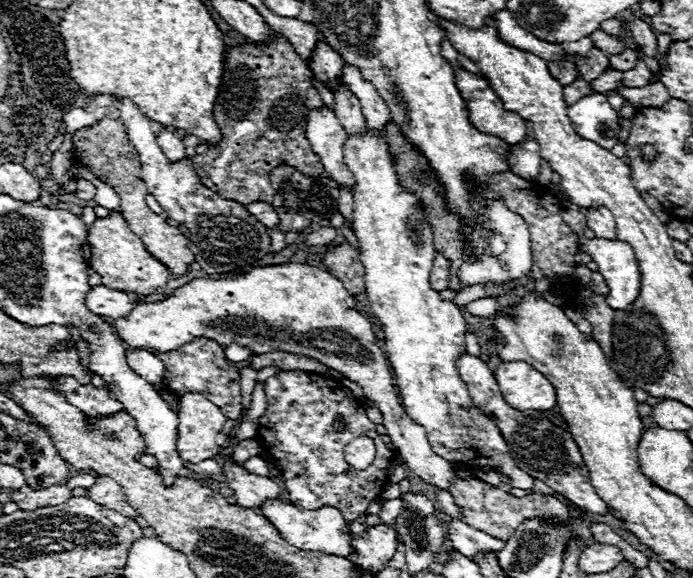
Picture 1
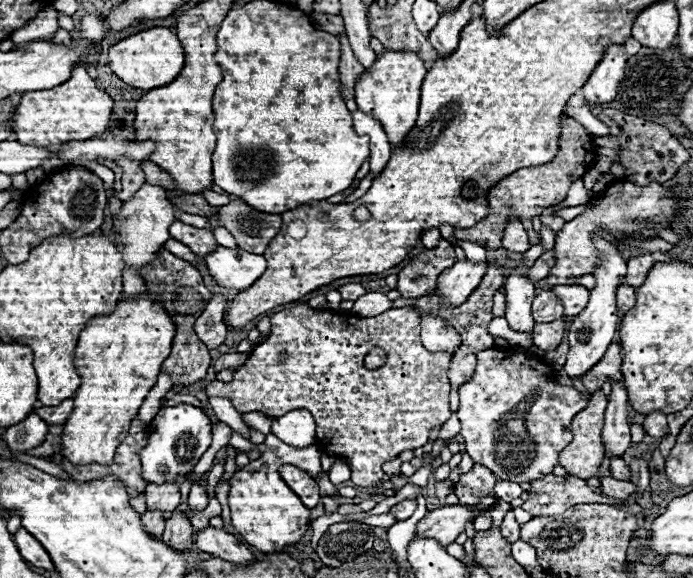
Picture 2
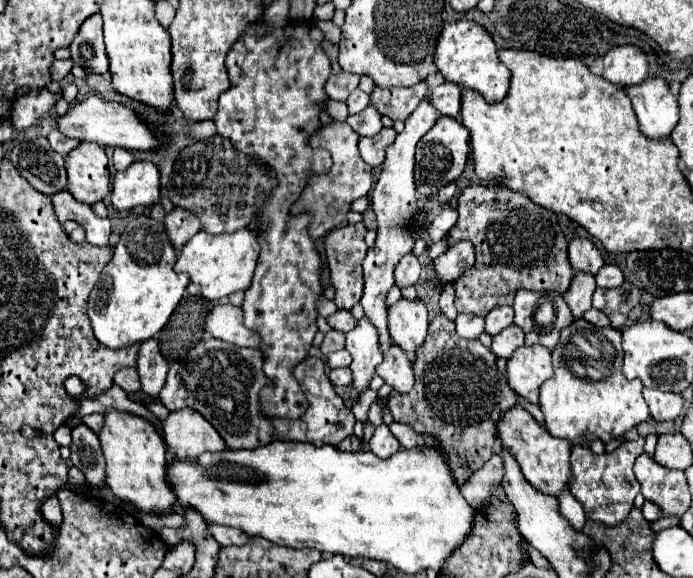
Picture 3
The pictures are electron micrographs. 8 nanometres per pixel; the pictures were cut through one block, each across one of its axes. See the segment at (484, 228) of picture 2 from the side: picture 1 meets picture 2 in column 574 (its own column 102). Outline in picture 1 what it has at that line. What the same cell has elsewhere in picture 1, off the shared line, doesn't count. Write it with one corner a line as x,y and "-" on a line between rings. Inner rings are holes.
104,118
94,128
82,128
76,134
72,134
72,142
76,148
76,158
84,166
88,166
102,182
110,184
120,194
120,200
122,200
120,212
126,218
132,232
136,232
142,238
142,244
148,248
148,252
152,252
152,256
156,256
156,260
160,260
174,276
186,274
190,264
194,262
194,254
188,246
188,238
178,228
170,226
162,216
154,214
144,202
148,188
140,174
138,154
134,154
136,150
130,146
124,134
124,126
118,120

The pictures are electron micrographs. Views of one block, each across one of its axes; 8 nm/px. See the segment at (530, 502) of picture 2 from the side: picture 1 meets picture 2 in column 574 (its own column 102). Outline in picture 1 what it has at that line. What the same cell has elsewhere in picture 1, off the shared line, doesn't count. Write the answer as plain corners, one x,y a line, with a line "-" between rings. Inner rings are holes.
98,476
94,486
88,488
88,498
92,498
96,504
102,504
106,508
112,508
124,516
130,516
130,518
136,518
138,512
126,502
126,496
124,496
124,490
122,486
108,478
108,476

